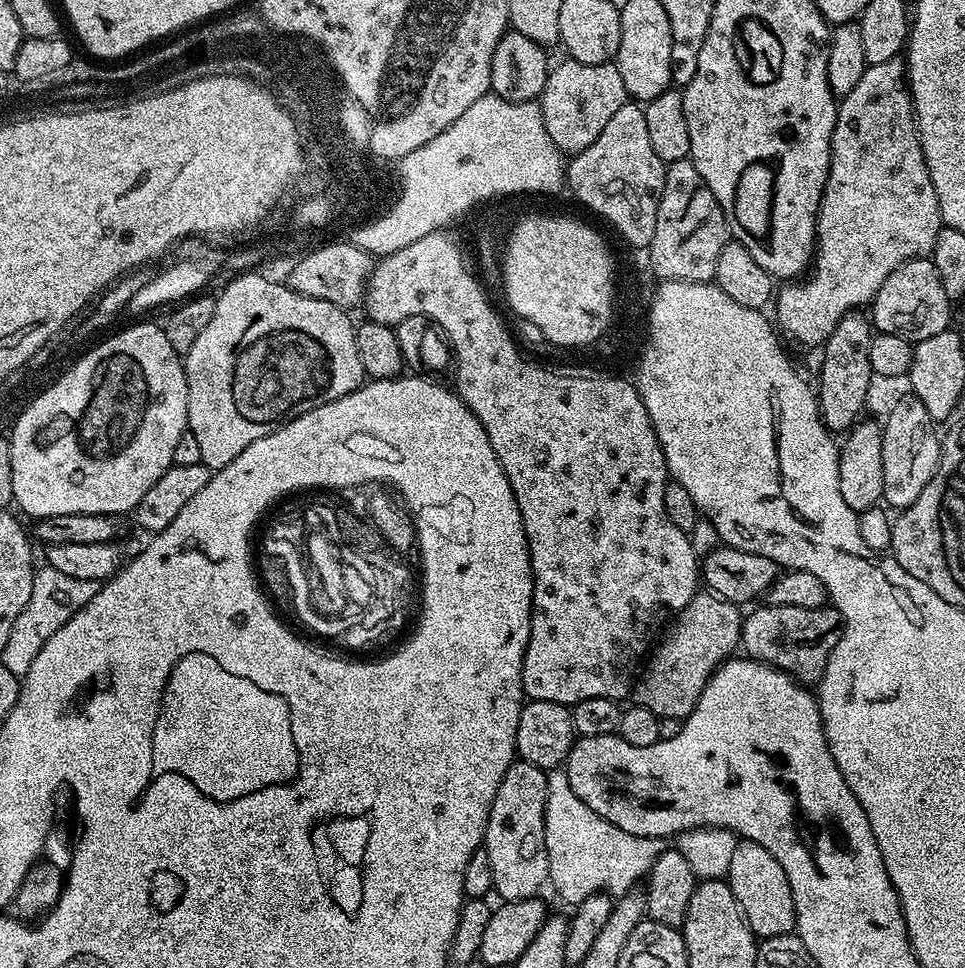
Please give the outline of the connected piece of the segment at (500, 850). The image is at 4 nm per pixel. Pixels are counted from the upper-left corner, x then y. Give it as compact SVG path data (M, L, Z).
M517 759L506 770L502 778L502 786L498 786L498 794L494 794L494 802L490 806L488 825L484 831L482 851L490 858L492 871L492 887L501 901L530 900L537 895L540 887L548 884L548 855L546 854L546 838L544 837L544 811L546 810L546 782L548 772L534 766L530 762Z

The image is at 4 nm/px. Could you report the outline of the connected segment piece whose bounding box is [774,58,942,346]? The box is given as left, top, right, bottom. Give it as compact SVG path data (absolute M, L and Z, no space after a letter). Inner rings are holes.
M893 58L870 64L862 78L839 101L836 125L832 135L832 157L820 209L816 215L816 254L810 271L795 282L788 282L775 293L774 324L785 337L823 345L834 326L847 312L871 305L882 282L911 260L928 258L942 227L938 194L930 182L930 170L922 154L920 131L916 128L916 113L912 111L912 93L908 91L906 64Z

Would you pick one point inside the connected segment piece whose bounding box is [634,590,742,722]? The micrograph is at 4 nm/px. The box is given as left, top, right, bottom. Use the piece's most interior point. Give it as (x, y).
(704, 634)

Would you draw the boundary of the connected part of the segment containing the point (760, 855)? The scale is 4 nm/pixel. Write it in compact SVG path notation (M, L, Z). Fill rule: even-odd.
M741 839L730 858L730 870L726 879L750 930L756 937L786 936L795 929L794 894L790 890L786 870L778 866L778 858L774 858L770 850L762 850L762 846Z

